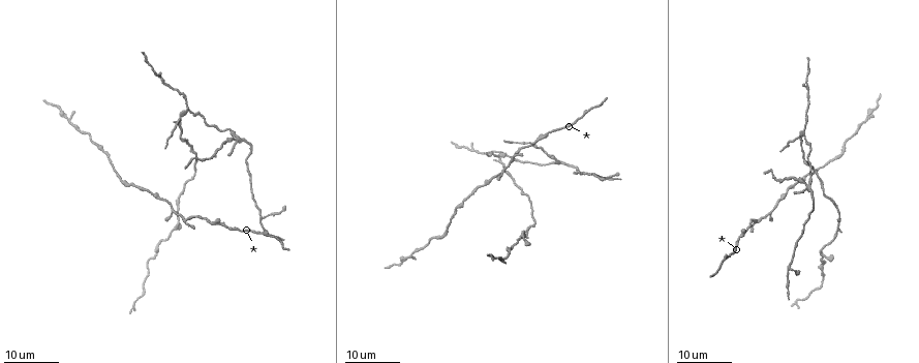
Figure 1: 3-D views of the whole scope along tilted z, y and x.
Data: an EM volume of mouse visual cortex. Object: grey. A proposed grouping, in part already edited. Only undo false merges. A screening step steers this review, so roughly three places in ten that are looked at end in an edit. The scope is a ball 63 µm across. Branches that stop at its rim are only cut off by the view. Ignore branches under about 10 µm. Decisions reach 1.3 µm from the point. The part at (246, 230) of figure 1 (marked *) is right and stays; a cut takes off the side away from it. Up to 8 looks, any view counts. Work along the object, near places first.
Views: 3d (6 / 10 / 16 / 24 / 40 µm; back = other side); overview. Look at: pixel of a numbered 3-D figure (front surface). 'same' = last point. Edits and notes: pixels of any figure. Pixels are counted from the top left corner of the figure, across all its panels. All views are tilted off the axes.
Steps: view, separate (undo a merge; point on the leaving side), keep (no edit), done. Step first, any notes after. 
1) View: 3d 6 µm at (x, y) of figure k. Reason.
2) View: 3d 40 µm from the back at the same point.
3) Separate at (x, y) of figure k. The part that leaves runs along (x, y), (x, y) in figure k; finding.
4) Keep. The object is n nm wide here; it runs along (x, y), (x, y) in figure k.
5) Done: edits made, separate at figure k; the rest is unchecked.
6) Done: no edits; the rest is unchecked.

View: 3d 16 µm at (758, 219) of figure 1. Two arms in line, one across.

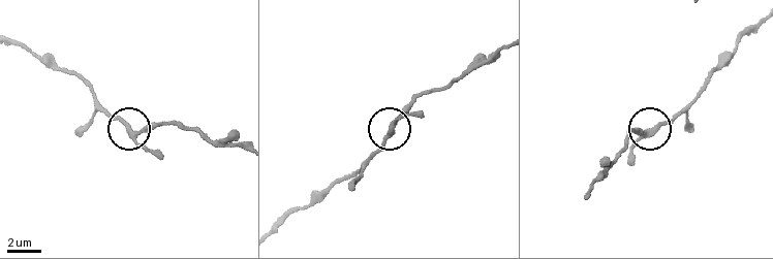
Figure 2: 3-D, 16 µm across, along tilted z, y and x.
View: 3d 10 µm at (388, 132) of figure 2.

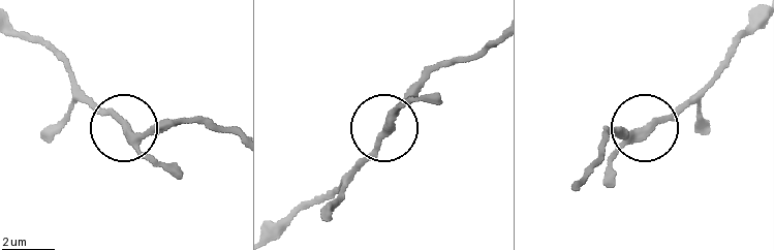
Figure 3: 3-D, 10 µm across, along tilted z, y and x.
Keep. The object is 250 nm wide here; it runs along (492, 41), (418, 77), (368, 155), (343, 176) in figure 3; continuous, no second cell.

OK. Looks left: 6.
View: 3d 24 µm at (169, 200) of figure 1.

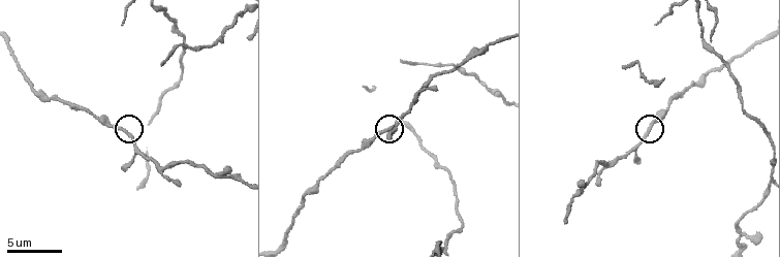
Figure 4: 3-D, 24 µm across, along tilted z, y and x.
View: 3d 10 µm at (127, 131) of figure 4.

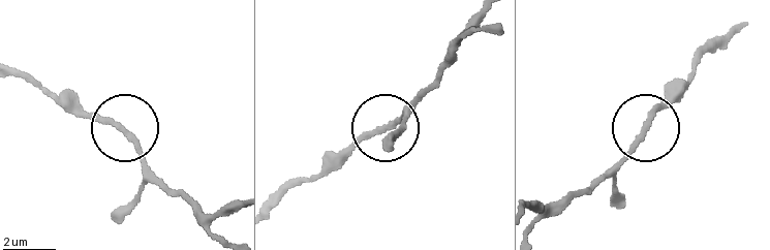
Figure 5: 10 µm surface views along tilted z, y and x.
Keep. The object is 200 nm wide here; continuous, no second cell.

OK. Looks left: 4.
View: 3d 16 µm at (801, 132) of figure 1. Arms part here.

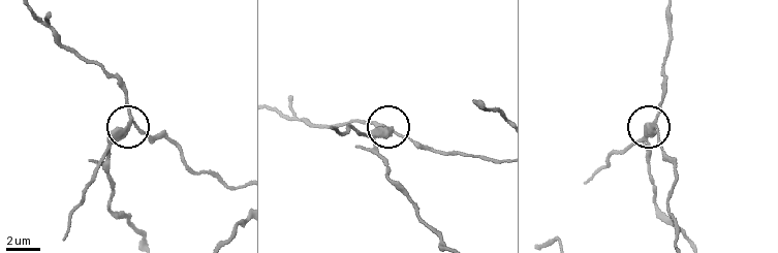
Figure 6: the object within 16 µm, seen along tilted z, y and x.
View: 3d 6 µm at (654, 123) of figure 6. Closer look.

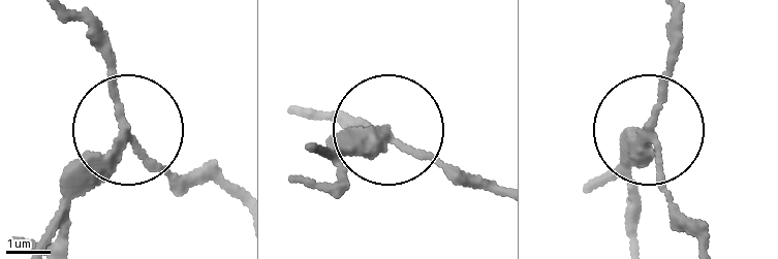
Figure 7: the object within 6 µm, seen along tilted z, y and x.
Separate at (65, 169) of figure 7. The object is 250 nm wide here; the part that leaves runs along (123, 143), (73, 189), (63, 243) in figure 7; a second cell is stuck on.

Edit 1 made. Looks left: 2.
Done: edits made, separate at figure 7; the rest is unchecked.

